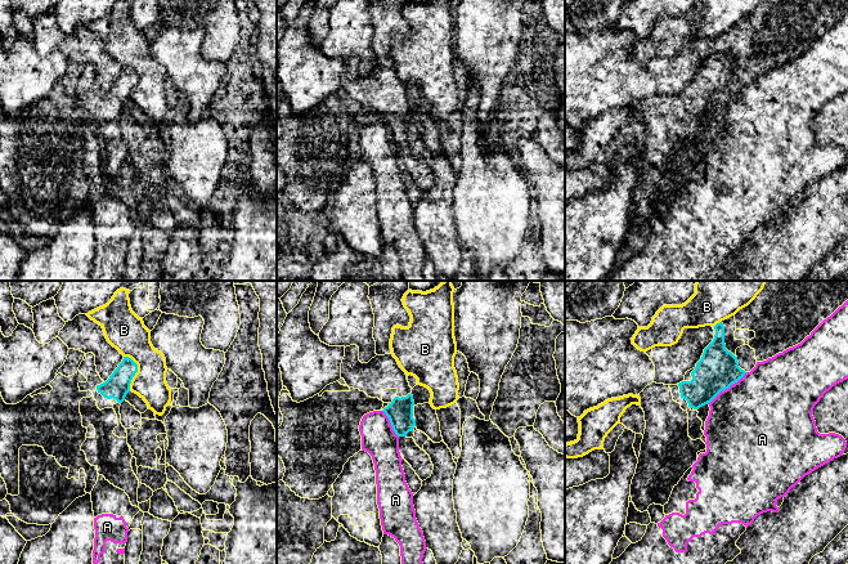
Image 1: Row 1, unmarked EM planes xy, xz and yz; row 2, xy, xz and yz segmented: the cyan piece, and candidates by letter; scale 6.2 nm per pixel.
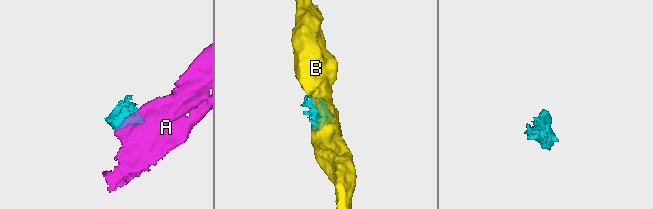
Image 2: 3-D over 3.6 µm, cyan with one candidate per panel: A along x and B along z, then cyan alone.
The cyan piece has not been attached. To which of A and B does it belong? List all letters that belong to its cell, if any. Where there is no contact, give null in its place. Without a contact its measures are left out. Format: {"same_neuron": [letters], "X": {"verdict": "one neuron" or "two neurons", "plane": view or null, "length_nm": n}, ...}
{"same_neuron": [], "A": {"verdict": "two neurons", "plane": "yz", "length_nm": 320}, "B": {"verdict": "two neurons", "plane": "xy", "length_nm": 220}}

